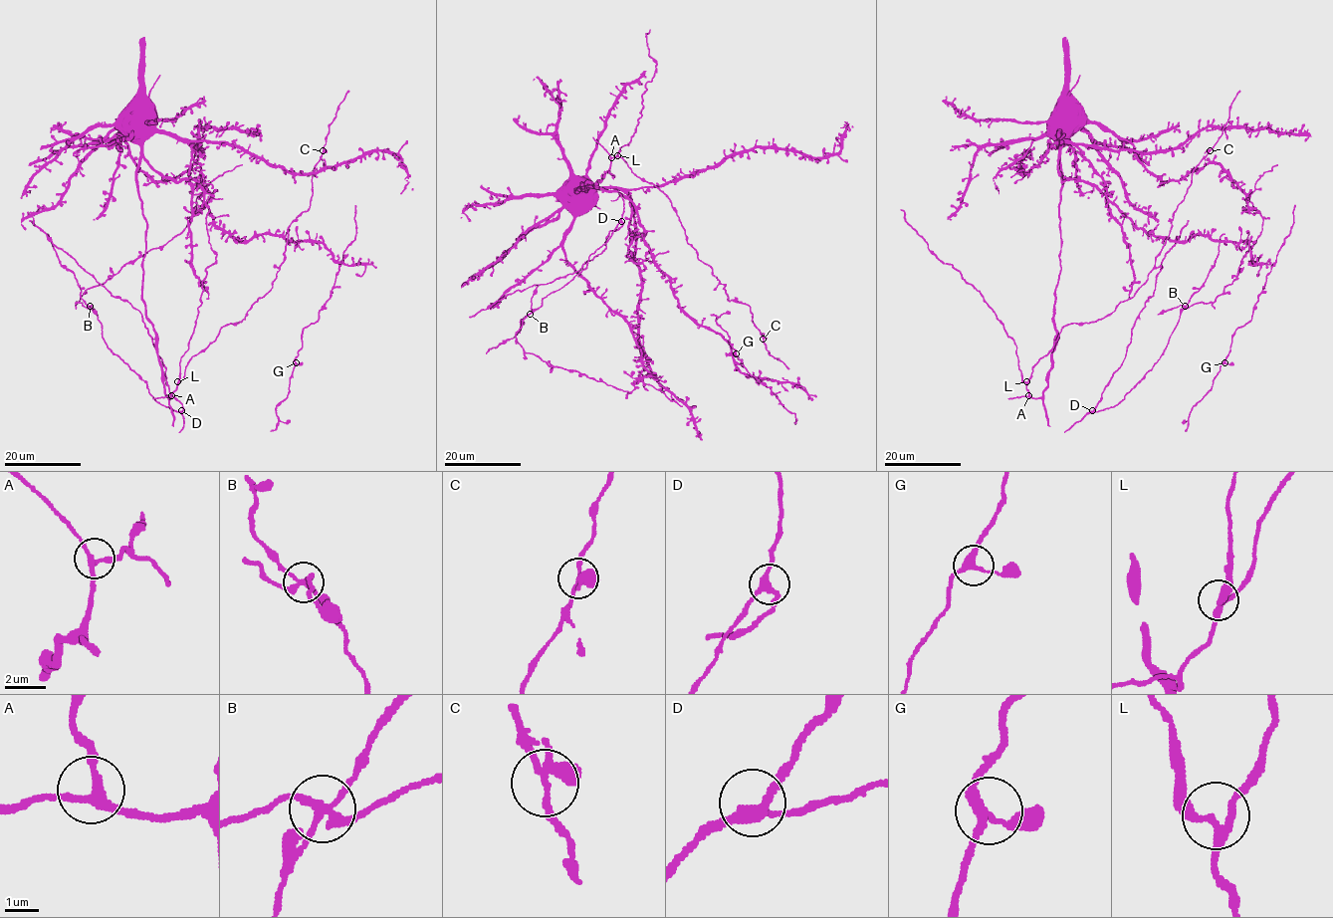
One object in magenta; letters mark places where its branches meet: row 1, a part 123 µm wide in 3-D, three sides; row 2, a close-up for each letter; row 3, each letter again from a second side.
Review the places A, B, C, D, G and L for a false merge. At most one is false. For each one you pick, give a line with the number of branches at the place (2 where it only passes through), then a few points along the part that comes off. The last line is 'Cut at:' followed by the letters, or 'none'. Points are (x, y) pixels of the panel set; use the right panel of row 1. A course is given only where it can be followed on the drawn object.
B: branches 4; course (1185, 307), (1211, 303), (1236, 279), (1241, 259), (1261, 231), (1262, 217), (1249, 194), (1256, 181), (1277, 164)
Cut at: B

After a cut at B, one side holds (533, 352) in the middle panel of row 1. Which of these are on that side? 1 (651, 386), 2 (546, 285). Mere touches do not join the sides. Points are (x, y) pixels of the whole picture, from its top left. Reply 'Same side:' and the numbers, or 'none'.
Same side: 1

